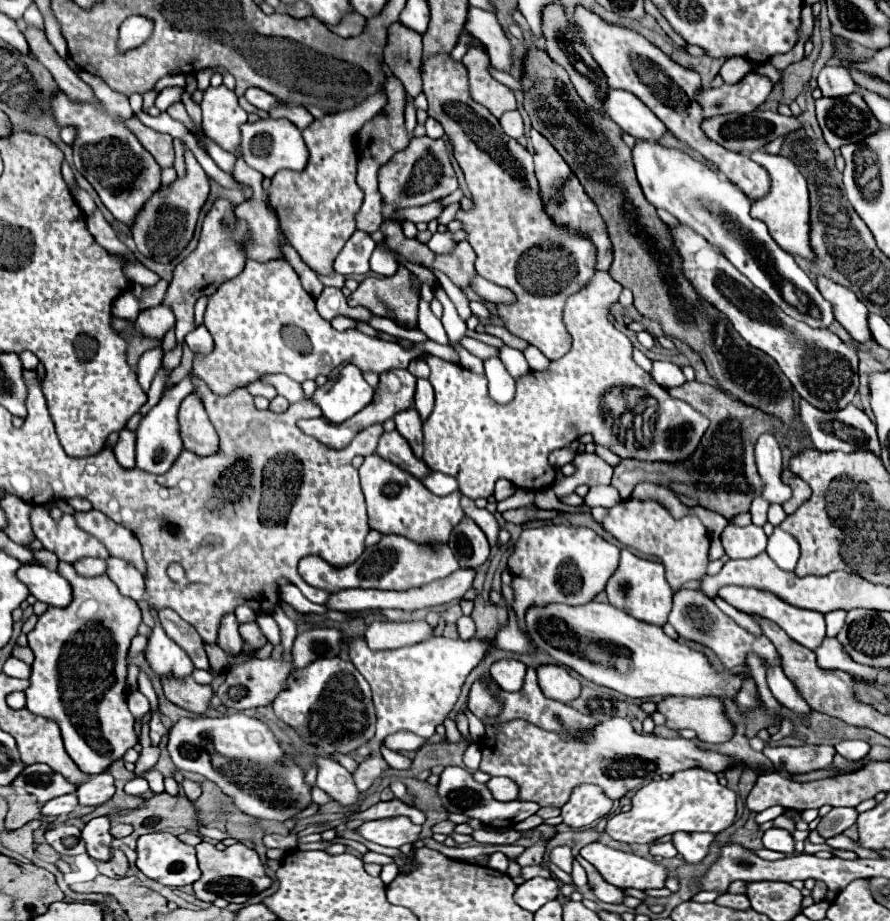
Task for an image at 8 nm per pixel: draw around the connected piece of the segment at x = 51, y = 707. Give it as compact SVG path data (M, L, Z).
M66 561L58 563L58 573L74 589L74 597L68 607L48 607L48 611L38 617L36 627L28 633L28 645L34 651L34 663L30 665L30 679L28 679L30 687L26 689L26 709L56 721L58 727L72 727L74 763L84 773L98 775L114 759L122 757L126 749L138 743L134 731L134 717L128 711L124 699L124 685L126 685L126 667L128 667L128 647L138 631L138 625L142 623L142 613L132 597L120 595L118 587L110 581L108 575L84 579Z

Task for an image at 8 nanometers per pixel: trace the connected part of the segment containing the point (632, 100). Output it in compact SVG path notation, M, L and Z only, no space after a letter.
M610 89L604 111L622 131L634 135L636 139L660 141L666 135L664 123L660 123L658 117L628 91Z

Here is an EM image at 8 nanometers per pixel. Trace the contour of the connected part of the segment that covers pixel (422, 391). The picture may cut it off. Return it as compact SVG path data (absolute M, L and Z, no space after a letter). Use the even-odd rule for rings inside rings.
M418 379L416 395L414 395L414 407L416 407L416 411L420 413L422 419L426 419L428 413L432 411L432 407L434 407L434 389L432 389L428 379Z

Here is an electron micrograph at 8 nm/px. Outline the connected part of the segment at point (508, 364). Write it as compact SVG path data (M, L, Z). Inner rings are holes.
M502 347L498 357L500 357L500 361L504 363L506 371L508 371L514 379L520 379L520 377L524 377L526 371L530 371L530 367L528 367L526 357L524 357L522 351L516 351L516 349L512 349L512 347Z

